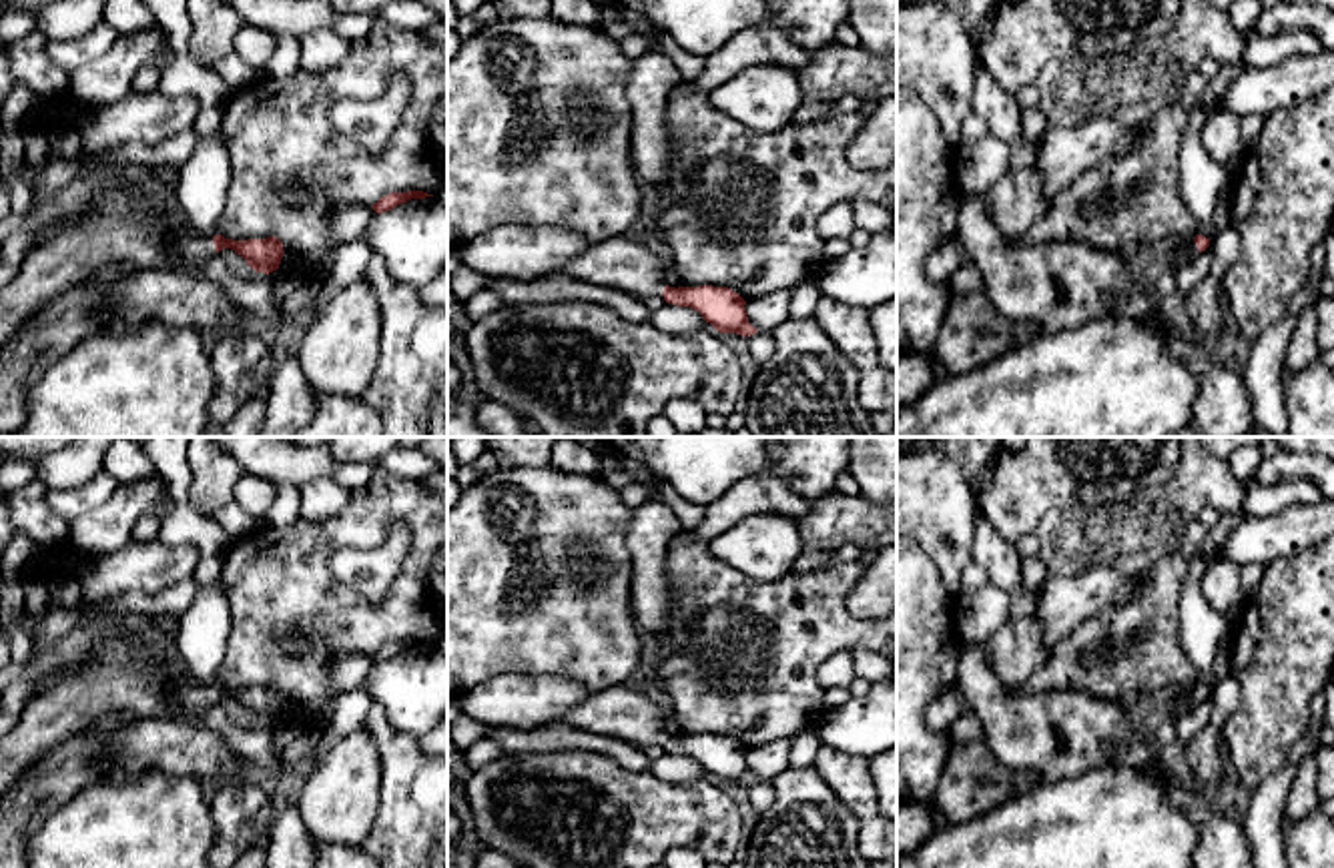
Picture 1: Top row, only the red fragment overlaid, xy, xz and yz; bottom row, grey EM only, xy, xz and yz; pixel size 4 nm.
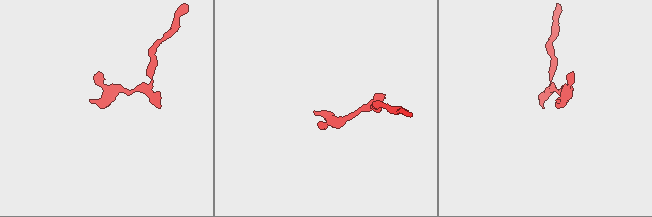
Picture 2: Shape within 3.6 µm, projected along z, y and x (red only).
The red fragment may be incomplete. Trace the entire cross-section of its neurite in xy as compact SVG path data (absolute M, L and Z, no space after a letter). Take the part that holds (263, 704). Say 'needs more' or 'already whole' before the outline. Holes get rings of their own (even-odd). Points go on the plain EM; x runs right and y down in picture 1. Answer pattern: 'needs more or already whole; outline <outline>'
needs more; outline M185 680L173 696L175 718L201 720L223 698L233 698L251 718L265 724L277 720L283 708L283 692L277 686L233 690L215 684L213 688L201 688Z

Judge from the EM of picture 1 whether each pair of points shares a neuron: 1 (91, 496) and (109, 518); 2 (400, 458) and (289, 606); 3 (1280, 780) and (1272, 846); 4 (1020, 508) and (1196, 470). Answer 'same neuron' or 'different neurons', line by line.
1: different neurons
2: different neurons
3: same neuron
4: different neurons

